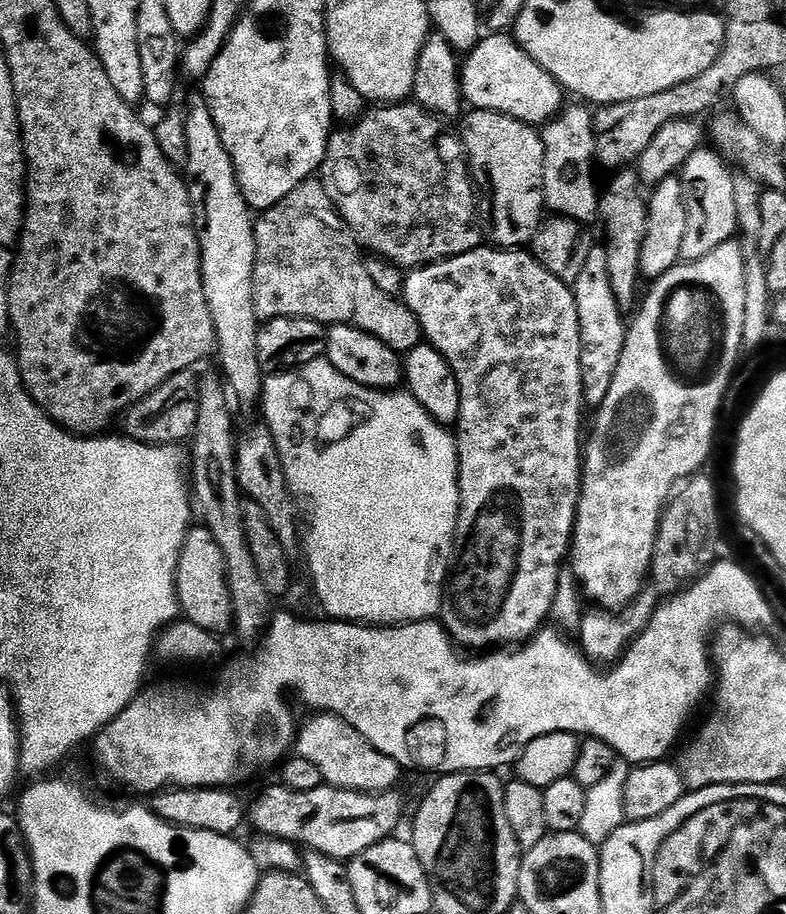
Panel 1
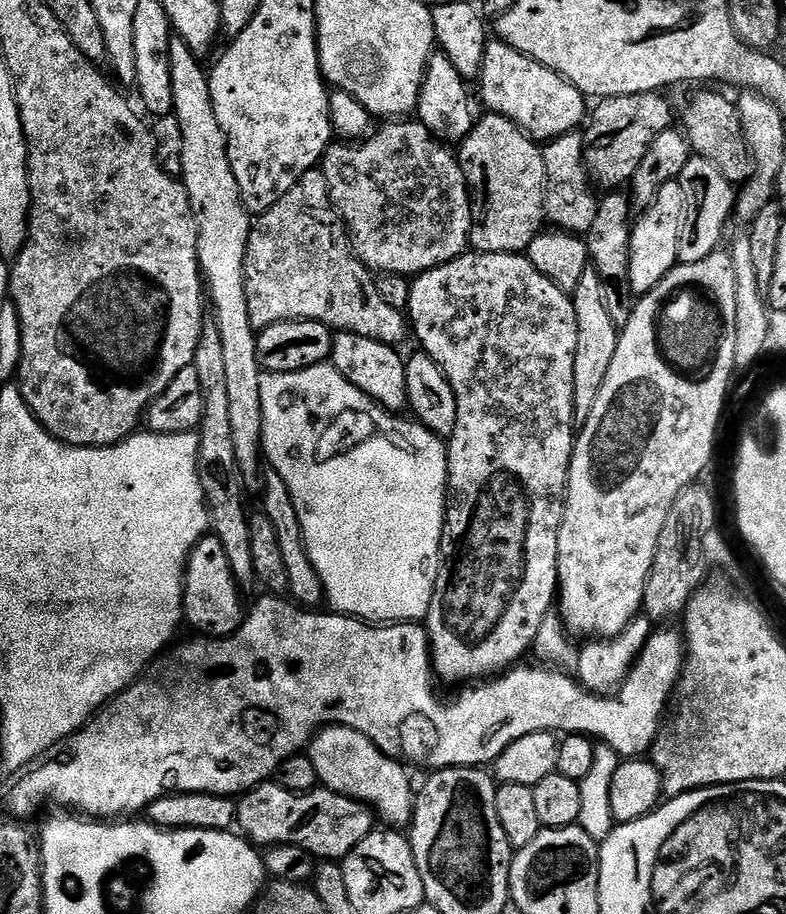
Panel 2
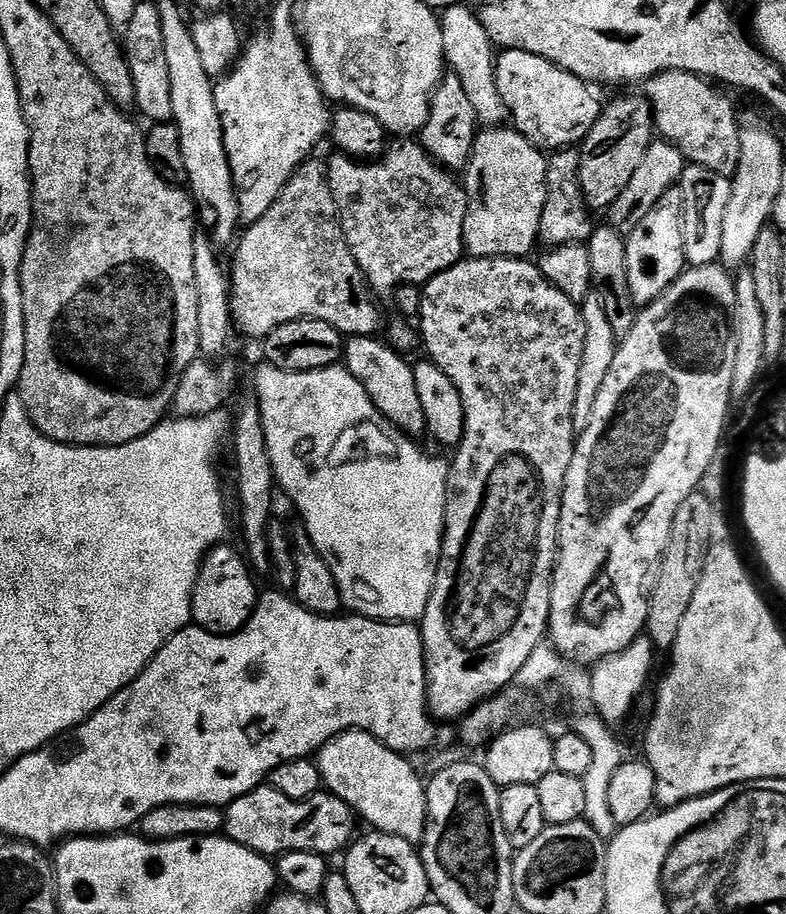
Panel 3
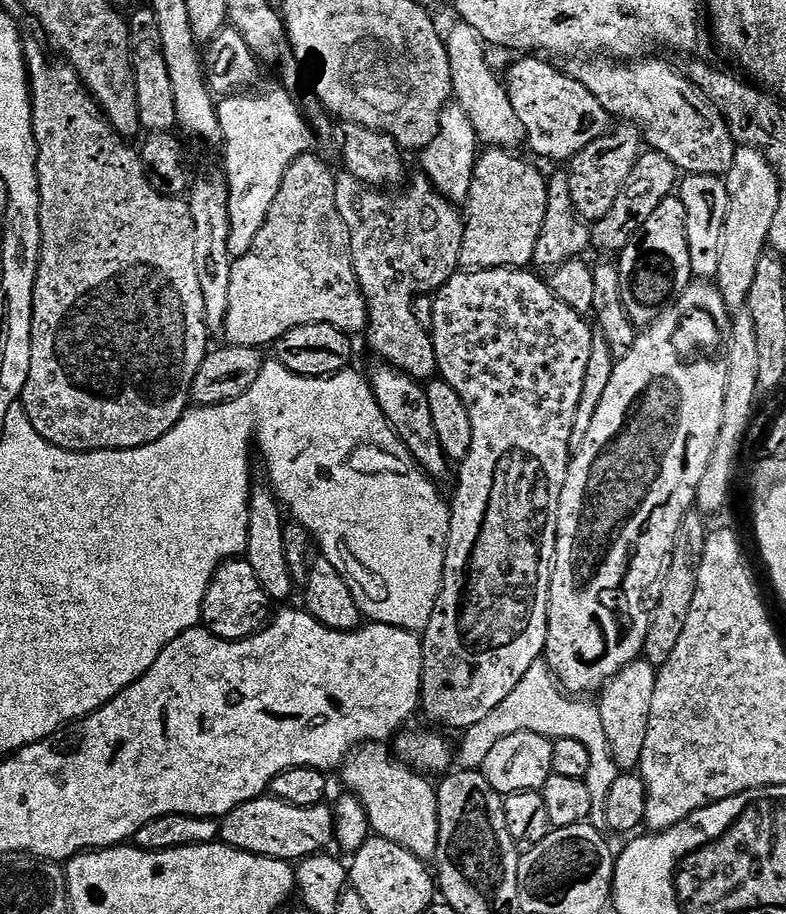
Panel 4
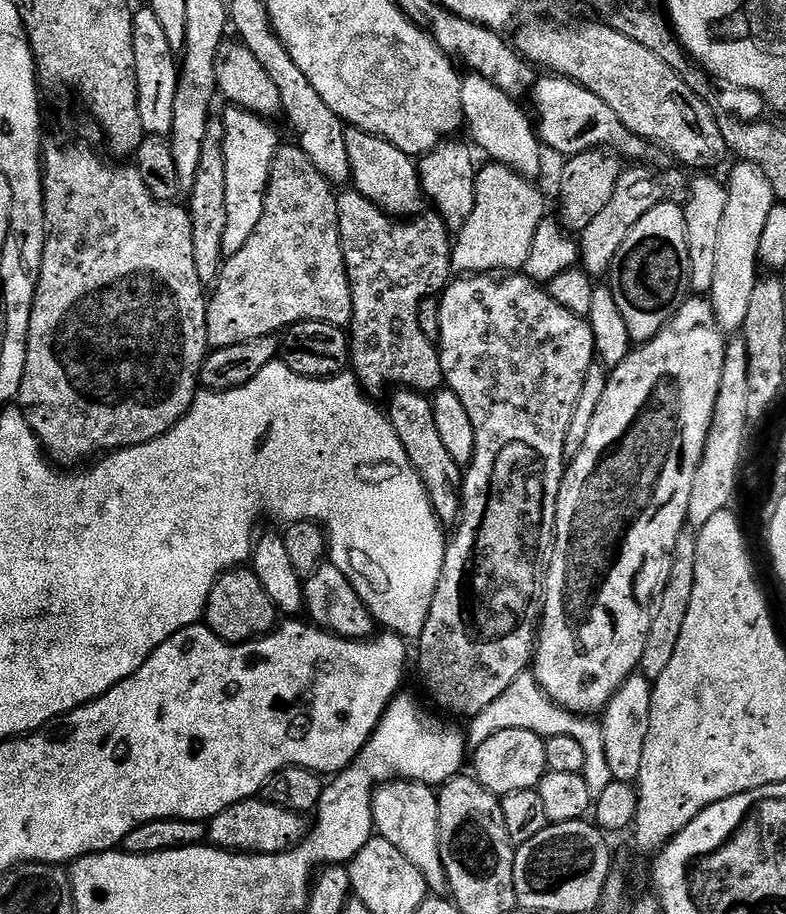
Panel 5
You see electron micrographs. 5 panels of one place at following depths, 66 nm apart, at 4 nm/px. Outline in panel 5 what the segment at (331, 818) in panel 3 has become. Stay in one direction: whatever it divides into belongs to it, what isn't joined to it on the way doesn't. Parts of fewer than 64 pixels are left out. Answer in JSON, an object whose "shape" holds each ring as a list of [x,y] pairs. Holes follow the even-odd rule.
{"shape":[[[266,798],[243,800],[222,814],[213,816],[206,824],[206,840],[211,847],[223,848],[225,852],[237,854],[259,854],[272,856],[298,847],[310,831],[310,824],[301,813],[271,804]]]}

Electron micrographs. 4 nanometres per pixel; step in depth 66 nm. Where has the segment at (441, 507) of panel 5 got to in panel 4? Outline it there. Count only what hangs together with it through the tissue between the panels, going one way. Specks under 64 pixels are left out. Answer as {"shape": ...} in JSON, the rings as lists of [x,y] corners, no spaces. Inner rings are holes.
{"shape":[[[377,363],[377,368],[370,375],[372,393],[386,418],[386,422],[392,424],[392,429],[398,434],[398,438],[410,450],[410,454],[416,459],[417,464],[424,469],[429,477],[437,478],[450,467],[450,461],[442,450],[442,442],[438,442],[438,430],[434,430],[434,422],[430,415],[430,402],[426,402],[425,385],[419,379],[400,371],[389,363]]]}

